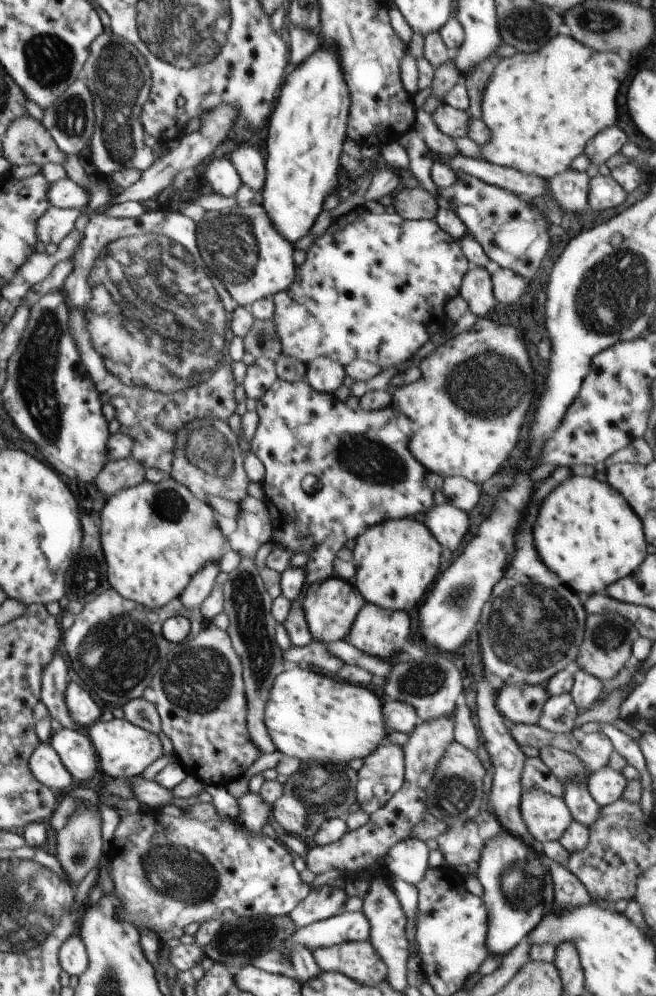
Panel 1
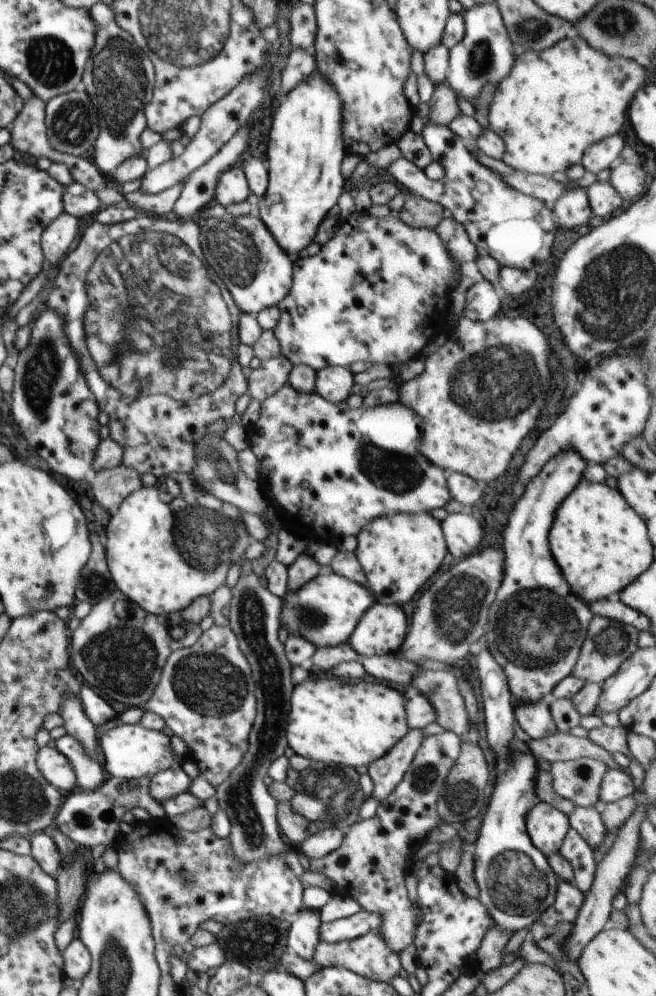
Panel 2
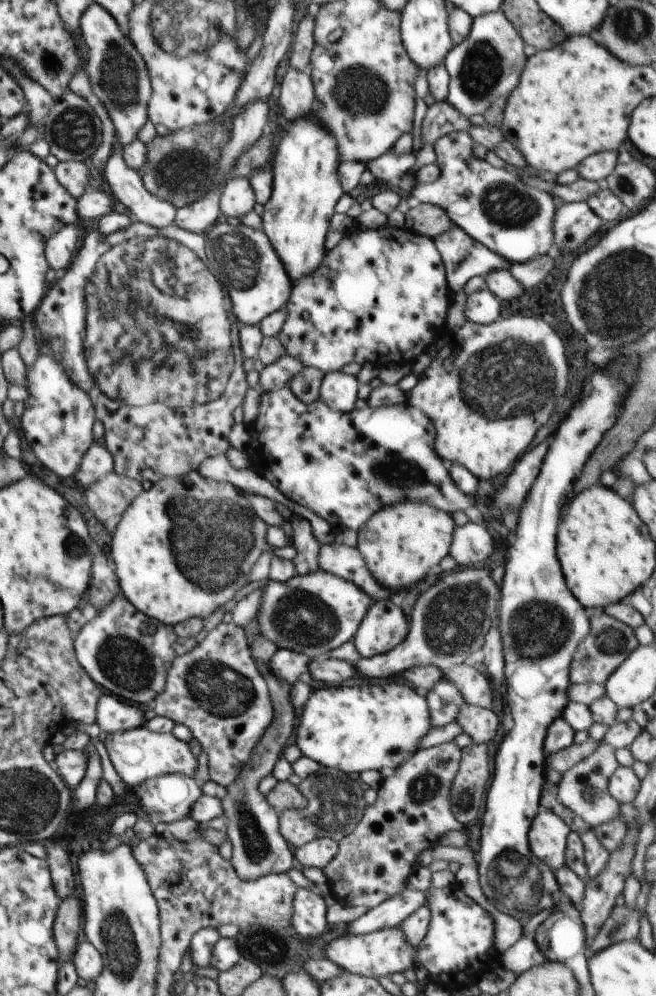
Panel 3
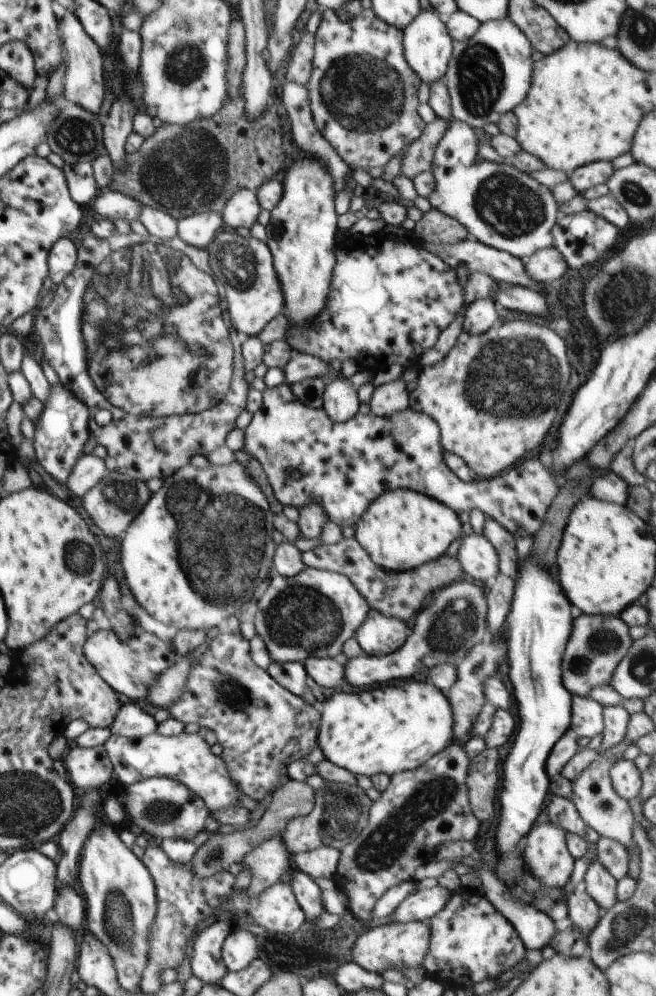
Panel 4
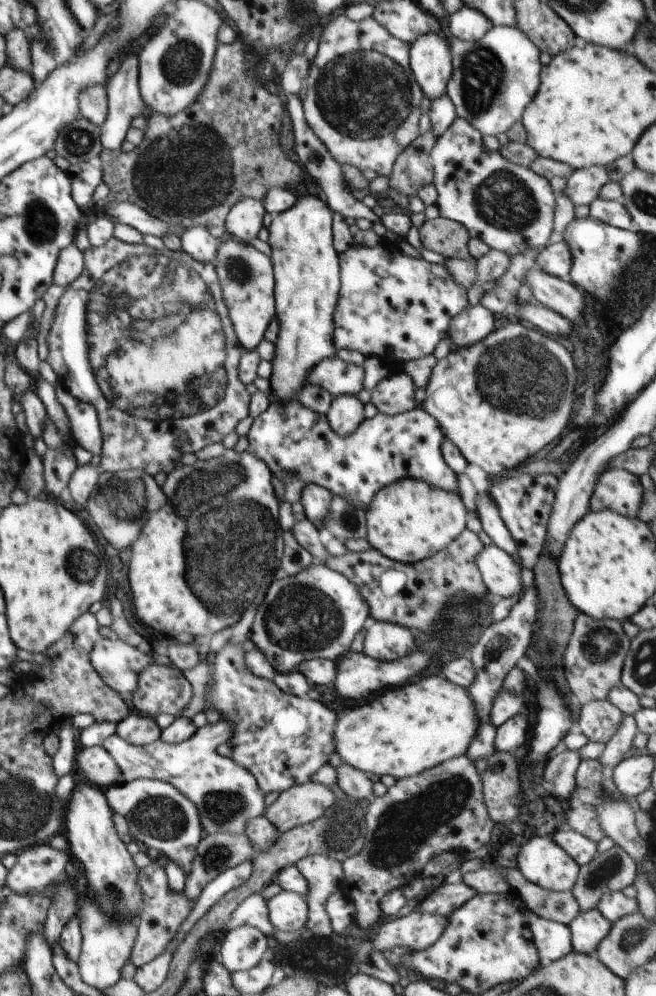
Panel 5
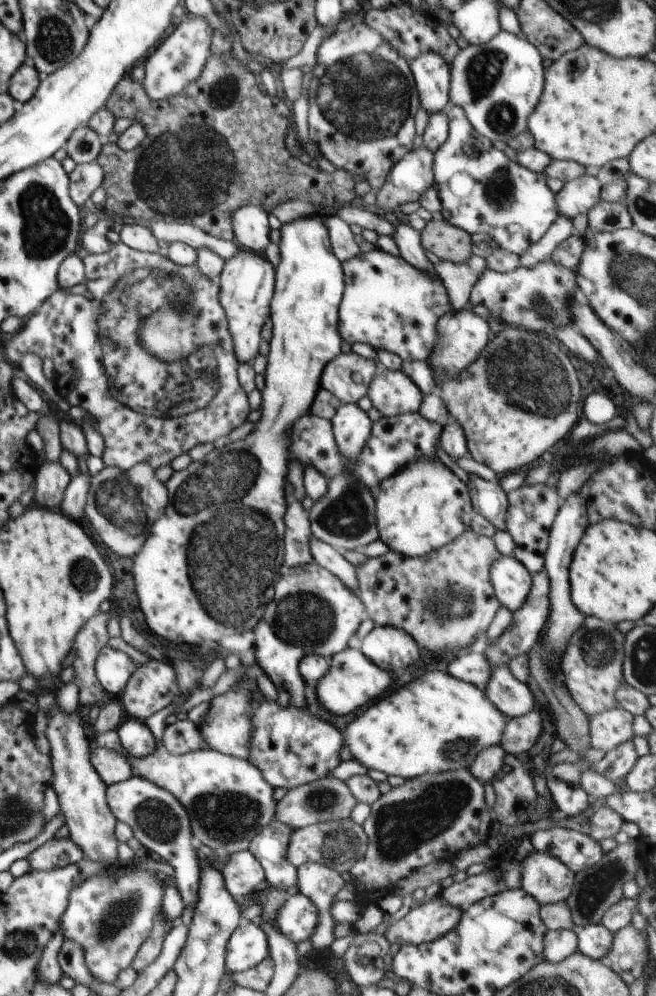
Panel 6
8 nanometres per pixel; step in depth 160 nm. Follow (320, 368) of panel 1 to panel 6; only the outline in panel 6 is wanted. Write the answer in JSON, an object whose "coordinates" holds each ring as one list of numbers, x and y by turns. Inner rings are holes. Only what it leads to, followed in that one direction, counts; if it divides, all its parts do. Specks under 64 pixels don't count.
{"coordinates":[[342,403,331,423,339,452,356,461,370,438,373,420,356,403]]}

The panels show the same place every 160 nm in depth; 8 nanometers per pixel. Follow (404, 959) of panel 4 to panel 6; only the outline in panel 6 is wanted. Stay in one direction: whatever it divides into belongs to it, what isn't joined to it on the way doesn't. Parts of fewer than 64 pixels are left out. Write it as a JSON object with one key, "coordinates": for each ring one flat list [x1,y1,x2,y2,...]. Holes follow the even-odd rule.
{"coordinates":[[437,895,429,902,412,906,404,918,387,928,384,935,390,944,427,944,454,930,462,913,461,908]]}

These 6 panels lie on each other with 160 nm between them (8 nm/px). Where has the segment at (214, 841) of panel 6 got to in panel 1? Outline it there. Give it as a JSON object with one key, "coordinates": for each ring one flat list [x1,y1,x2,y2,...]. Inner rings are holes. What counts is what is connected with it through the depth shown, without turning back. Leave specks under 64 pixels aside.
{"coordinates":[[113,719,110,722,98,722,89,728,88,737,94,746,99,761,100,771,111,779,132,779,141,776,155,761,158,761,164,753,158,735,137,725,127,719]]}

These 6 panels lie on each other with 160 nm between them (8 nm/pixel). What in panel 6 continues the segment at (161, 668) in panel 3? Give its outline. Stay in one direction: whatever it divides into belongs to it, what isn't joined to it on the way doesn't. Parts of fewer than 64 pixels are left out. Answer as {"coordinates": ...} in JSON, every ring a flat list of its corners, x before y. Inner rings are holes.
{"coordinates":[[108,645,102,648,95,662,96,676,110,697,120,696,137,668,127,654]]}

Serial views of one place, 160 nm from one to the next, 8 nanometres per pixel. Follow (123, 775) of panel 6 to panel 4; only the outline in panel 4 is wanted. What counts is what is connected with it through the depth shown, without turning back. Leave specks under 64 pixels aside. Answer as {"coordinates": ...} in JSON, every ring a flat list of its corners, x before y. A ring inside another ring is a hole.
{"coordinates":[[104,745,77,747,70,750,64,761,68,781,86,790,99,789,110,782,113,764]]}

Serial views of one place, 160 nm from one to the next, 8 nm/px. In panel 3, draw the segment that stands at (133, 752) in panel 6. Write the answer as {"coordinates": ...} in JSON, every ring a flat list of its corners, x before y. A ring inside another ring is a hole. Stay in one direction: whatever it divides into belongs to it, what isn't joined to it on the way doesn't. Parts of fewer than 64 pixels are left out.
{"coordinates":[[103,694,97,704,97,723,106,734,121,733,144,726,144,710,121,702,116,695]]}

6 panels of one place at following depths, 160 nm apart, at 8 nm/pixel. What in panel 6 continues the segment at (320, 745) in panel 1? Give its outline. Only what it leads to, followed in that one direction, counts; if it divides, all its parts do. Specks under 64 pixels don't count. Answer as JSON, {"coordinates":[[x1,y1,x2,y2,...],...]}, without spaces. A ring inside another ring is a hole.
{"coordinates":[[424,672,422,676,416,674,416,678,404,678,396,692,386,698,378,698,365,711,360,711,359,716,346,727,343,738,353,758,367,769,413,779,428,773,468,769,479,752,501,744,506,723,507,718,481,688,446,672]]}

